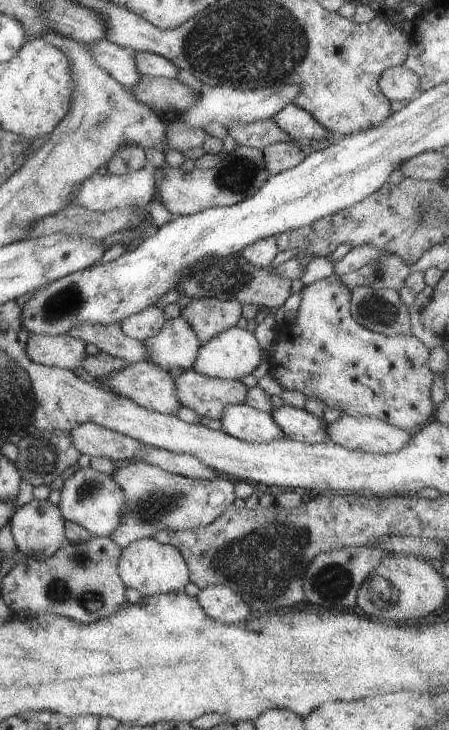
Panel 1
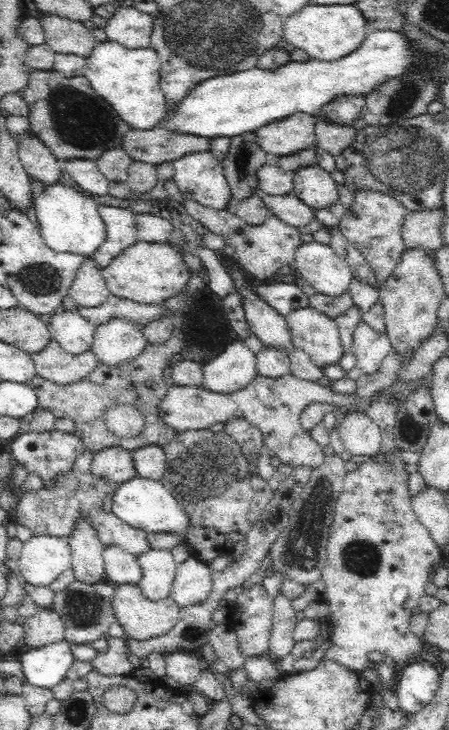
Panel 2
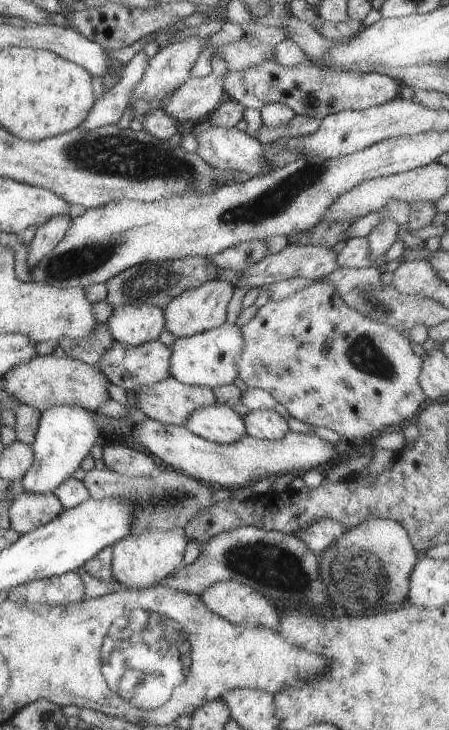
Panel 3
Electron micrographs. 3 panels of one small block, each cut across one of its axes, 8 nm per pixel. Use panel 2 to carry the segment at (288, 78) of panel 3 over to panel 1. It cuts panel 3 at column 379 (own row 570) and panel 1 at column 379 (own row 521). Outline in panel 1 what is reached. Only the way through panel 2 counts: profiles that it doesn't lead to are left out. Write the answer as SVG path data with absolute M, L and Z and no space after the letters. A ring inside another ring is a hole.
M404 66L387 68L378 80L382 94L388 100L414 99L422 90L420 89L420 76Z

